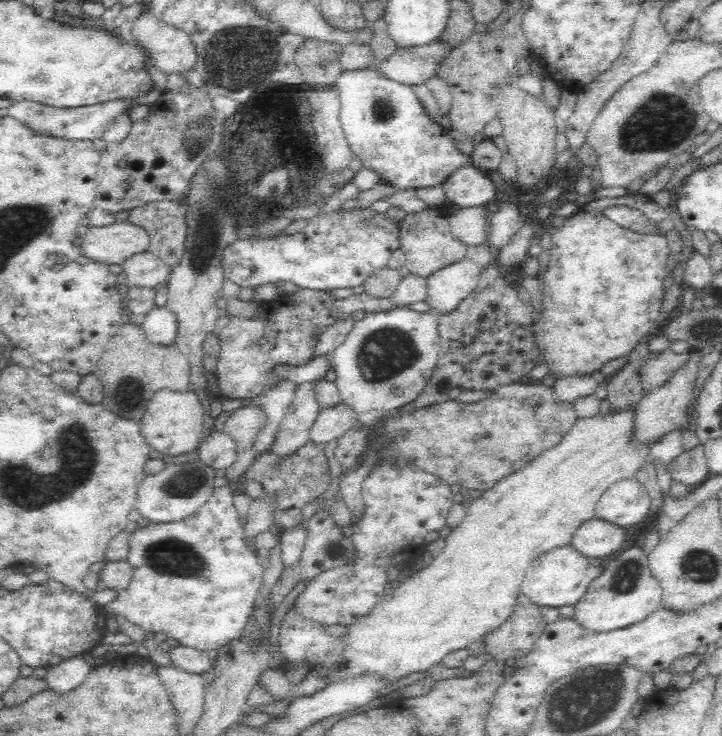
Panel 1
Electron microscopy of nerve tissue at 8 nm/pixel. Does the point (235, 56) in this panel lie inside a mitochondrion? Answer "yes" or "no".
yes

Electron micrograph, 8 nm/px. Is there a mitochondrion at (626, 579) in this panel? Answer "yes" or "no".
yes

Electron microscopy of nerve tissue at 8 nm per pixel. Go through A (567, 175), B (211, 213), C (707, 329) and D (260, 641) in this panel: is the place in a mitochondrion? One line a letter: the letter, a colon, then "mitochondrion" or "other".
A: other
B: mitochondrion
C: mitochondrion
D: other

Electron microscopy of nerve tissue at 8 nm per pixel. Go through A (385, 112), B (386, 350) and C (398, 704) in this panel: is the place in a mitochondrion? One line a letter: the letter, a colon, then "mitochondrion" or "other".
A: mitochondrion
B: mitochondrion
C: other

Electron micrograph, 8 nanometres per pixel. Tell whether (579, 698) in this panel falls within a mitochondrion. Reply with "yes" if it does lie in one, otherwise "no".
yes

